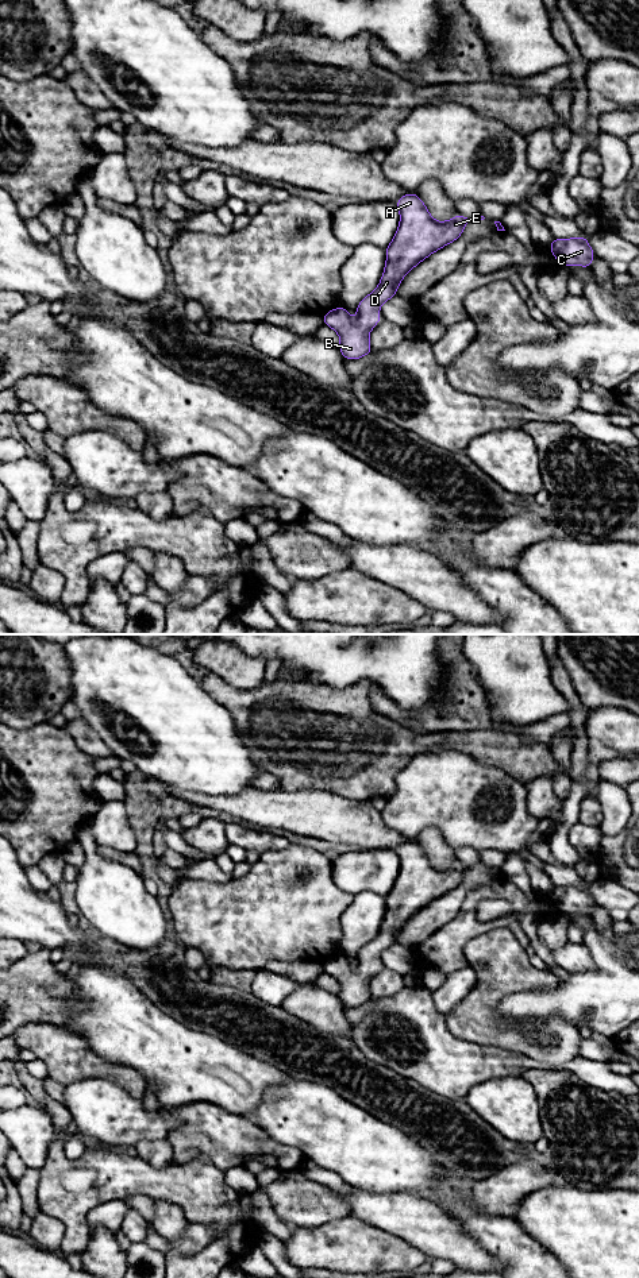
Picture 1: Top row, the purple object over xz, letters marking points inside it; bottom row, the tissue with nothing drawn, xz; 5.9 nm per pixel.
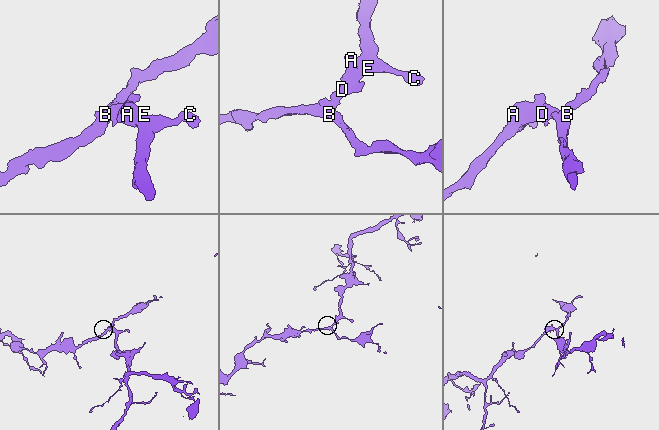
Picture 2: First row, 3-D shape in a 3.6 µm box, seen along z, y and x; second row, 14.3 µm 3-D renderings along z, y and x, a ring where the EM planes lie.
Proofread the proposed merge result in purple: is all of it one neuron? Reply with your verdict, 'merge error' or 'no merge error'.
no merge error

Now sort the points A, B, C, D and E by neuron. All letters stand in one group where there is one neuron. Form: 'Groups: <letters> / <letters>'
Groups: A B C D E

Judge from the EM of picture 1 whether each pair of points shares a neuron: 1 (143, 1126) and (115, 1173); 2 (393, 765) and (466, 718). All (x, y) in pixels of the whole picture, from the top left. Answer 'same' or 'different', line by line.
1: different
2: different

